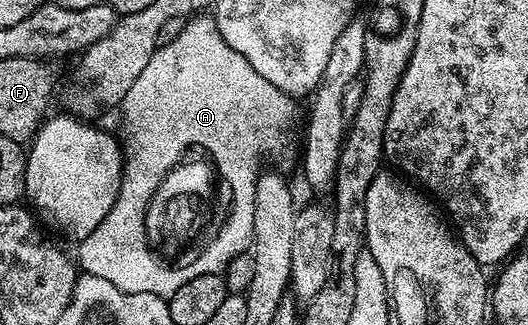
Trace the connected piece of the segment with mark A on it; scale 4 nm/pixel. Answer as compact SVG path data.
M195 16L188 20L185 24L185 28L181 28L181 33L177 35L177 40L173 40L164 46L159 46L153 52L153 56L149 56L149 64L145 64L145 68L141 71L141 76L137 76L137 80L133 83L133 88L129 88L129 92L123 97L121 103L121 111L123 110L123 134L121 133L121 138L125 143L123 171L127 174L131 174L131 178L127 178L127 190L119 191L123 194L150 194L153 197L155 190L163 183L164 176L168 174L170 170L176 169L176 167L184 161L185 155L183 155L182 150L185 149L186 146L200 146L201 149L208 150L208 152L211 153L209 158L217 167L218 177L220 174L220 176L227 181L228 188L231 189L231 211L227 214L227 223L216 232L215 239L213 239L192 262L187 262L184 266L179 266L174 270L171 266L159 266L160 259L156 257L151 247L148 246L147 233L143 231L143 221L147 215L147 207L143 205L143 202L135 202L135 206L131 206L131 210L119 210L119 214L115 214L115 218L119 218L119 242L123 242L123 246L119 246L119 254L115 254L115 258L111 258L111 250L107 250L107 222L104 222L104 220L101 220L101 224L97 228L93 228L93 232L88 238L82 239L82 241L78 243L79 258L77 254L77 262L81 267L82 273L101 276L101 280L109 280L113 284L117 284L117 288L121 288L123 294L149 292L150 294L156 294L158 298L165 299L170 298L173 292L177 292L177 288L181 288L181 284L185 284L185 280L193 280L193 276L201 276L202 274L223 274L228 264L231 263L240 252L246 251L251 245L251 237L253 236L253 192L255 191L255 185L261 173L259 161L262 160L263 154L281 153L283 145L290 140L290 128L295 120L295 102L296 99L292 97L292 95L281 92L281 88L273 88L273 84L269 84L269 80L265 80L265 76L253 72L253 64L249 64L249 60L245 60L245 56L241 56L241 52L233 52L233 48L229 48L229 44L225 42L221 36L221 32L215 27L214 17Z

